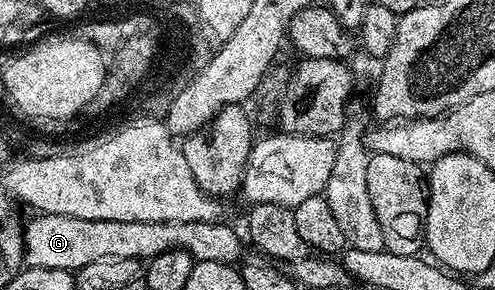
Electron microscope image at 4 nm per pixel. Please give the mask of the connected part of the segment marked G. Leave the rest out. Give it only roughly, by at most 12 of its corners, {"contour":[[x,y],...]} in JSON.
{"contour":[[41,213],[24,225],[33,269],[181,249],[236,265],[223,220],[138,223]]}

